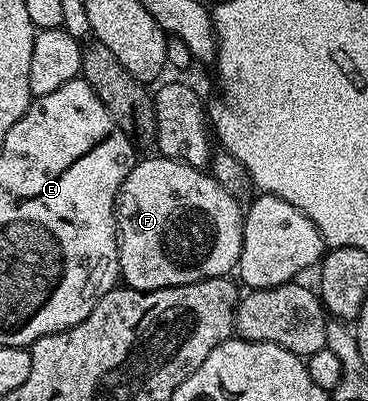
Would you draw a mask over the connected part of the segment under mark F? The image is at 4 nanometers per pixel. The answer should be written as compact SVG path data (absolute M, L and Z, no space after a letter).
M160 156L140 159L123 180L115 209L121 278L128 289L158 290L234 273L243 248L243 206L202 167Z

